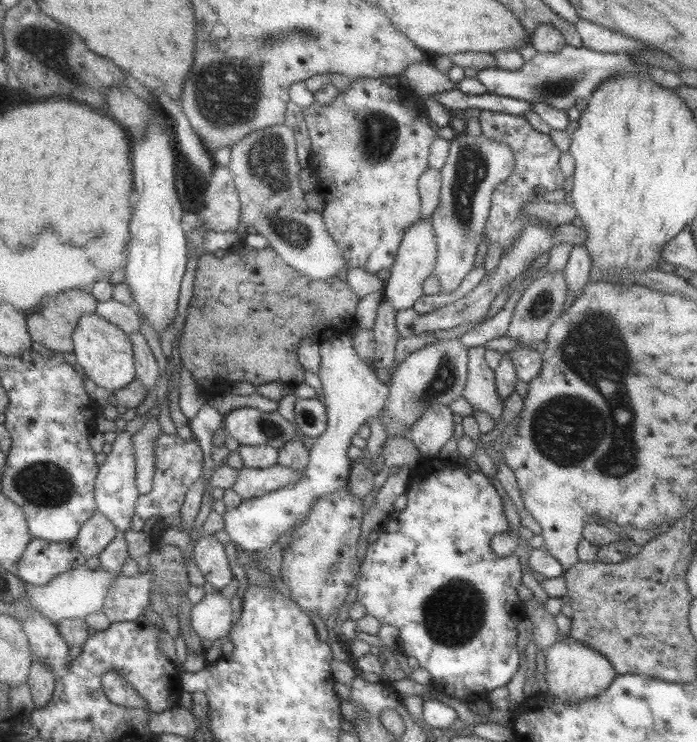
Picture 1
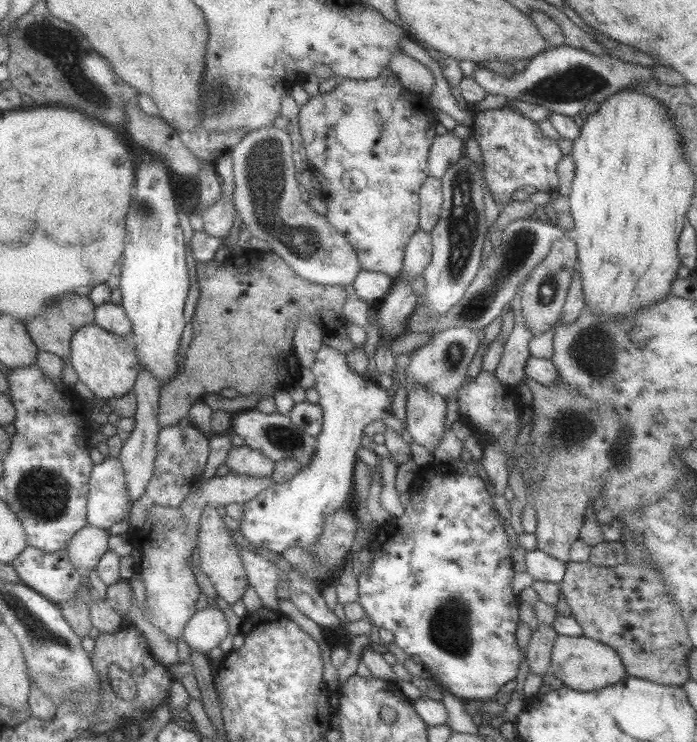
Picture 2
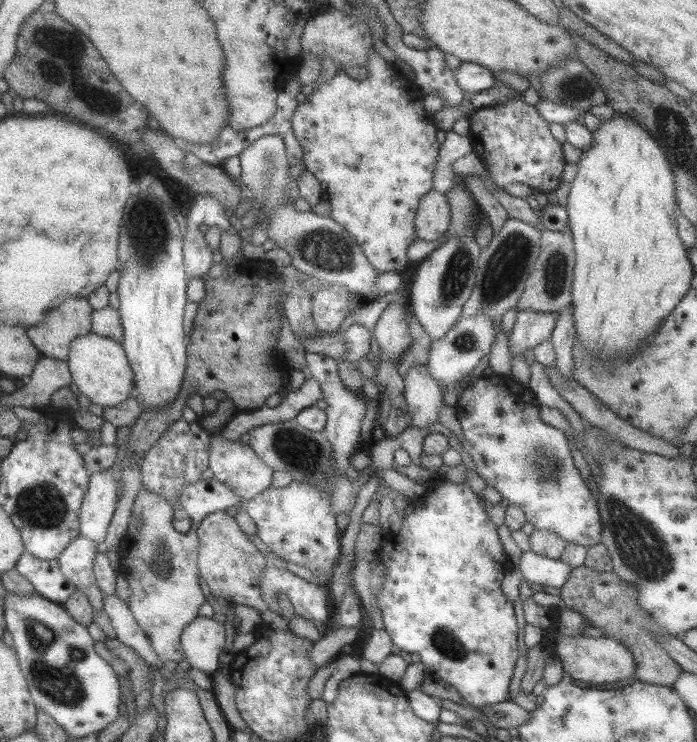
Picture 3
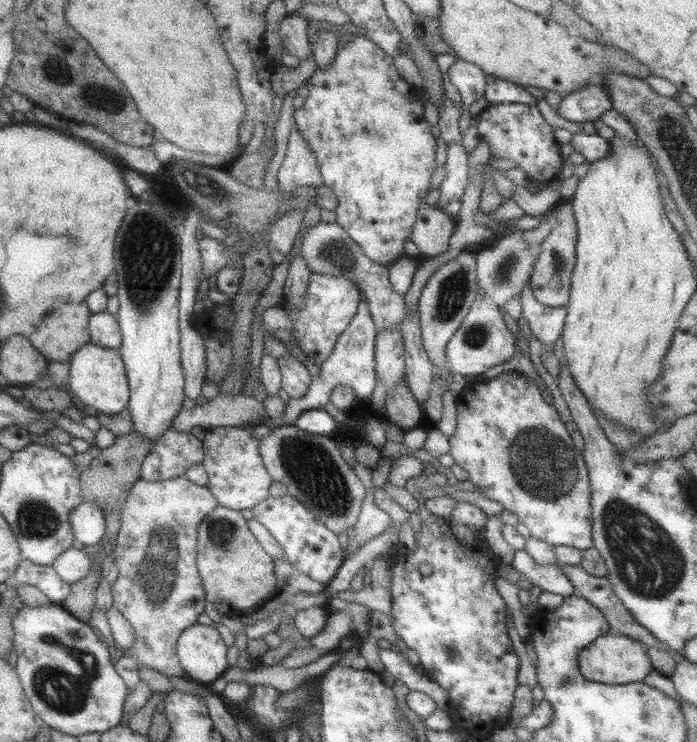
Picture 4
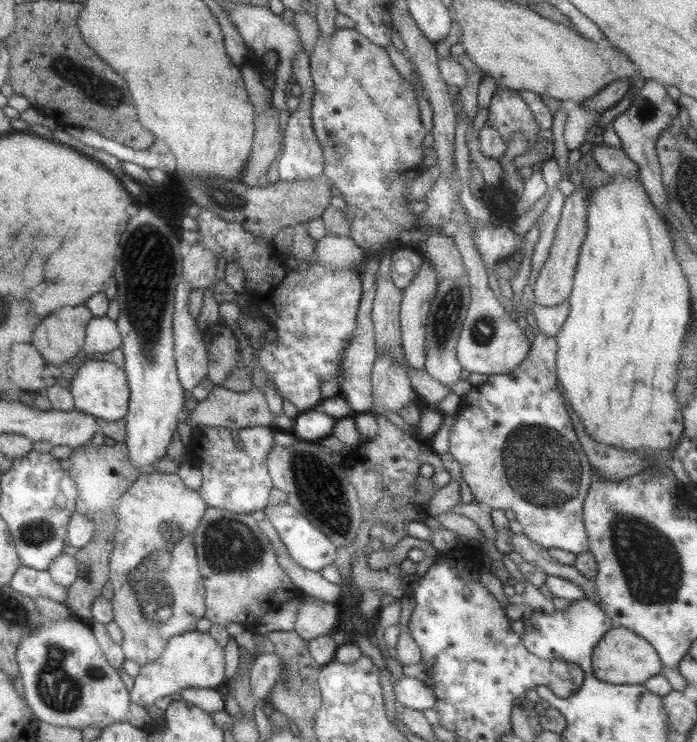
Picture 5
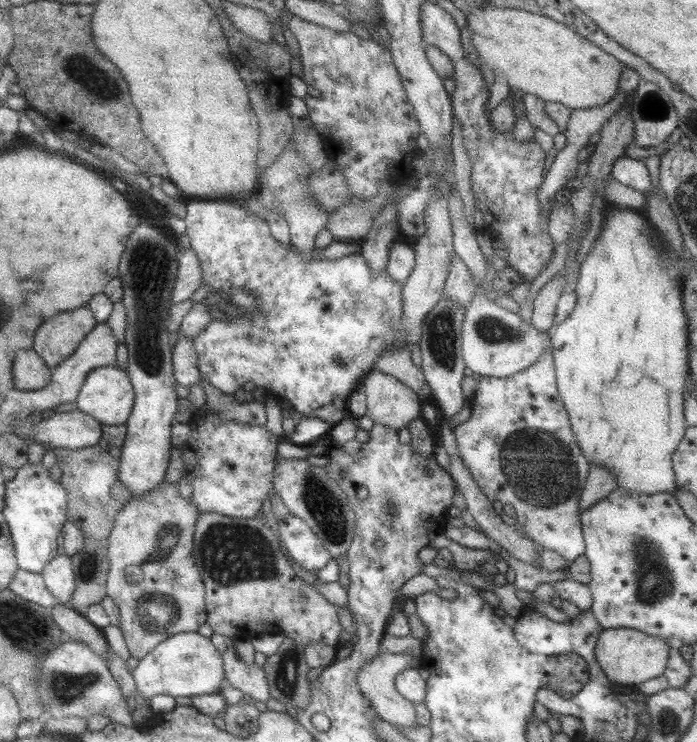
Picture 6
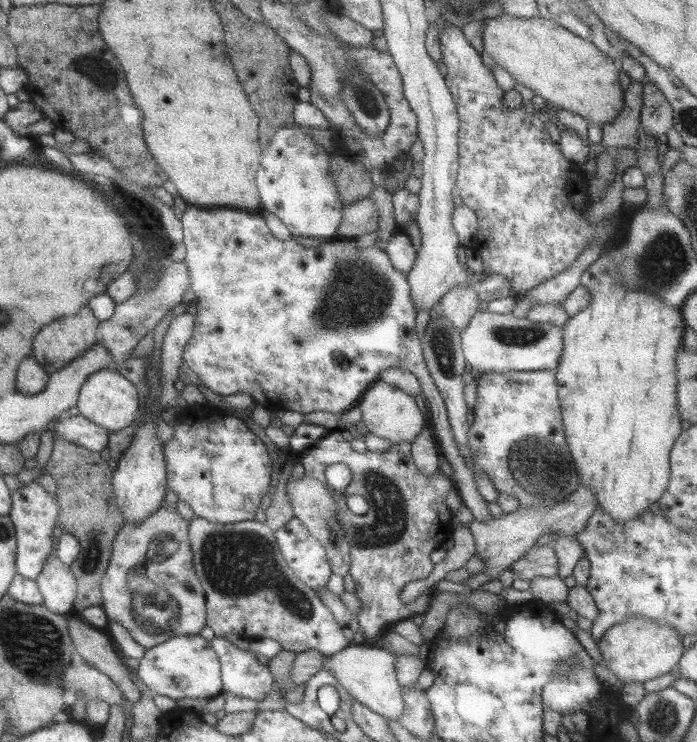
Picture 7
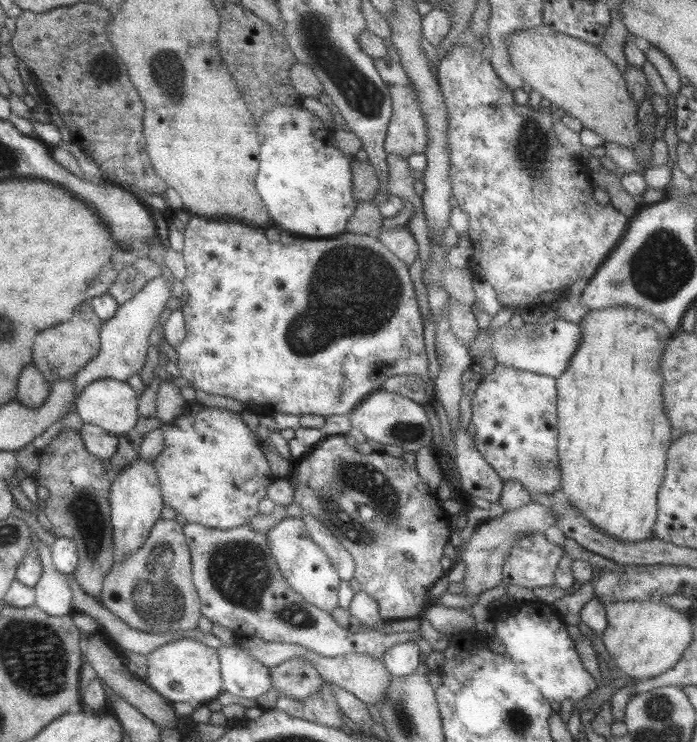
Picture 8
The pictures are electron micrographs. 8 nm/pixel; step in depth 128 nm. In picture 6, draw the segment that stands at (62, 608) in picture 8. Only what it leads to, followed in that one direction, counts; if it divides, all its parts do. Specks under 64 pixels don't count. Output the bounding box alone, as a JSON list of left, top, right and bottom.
[40,555,75,605]

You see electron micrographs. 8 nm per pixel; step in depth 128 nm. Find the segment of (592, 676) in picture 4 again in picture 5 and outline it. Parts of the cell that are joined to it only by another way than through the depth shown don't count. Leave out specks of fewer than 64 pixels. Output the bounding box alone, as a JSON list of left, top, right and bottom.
[591,628,662,685]

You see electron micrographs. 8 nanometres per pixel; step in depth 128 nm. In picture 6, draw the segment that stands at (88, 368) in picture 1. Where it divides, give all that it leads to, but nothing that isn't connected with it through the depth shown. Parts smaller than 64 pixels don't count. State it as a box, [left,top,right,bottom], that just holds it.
[75,366,133,426]

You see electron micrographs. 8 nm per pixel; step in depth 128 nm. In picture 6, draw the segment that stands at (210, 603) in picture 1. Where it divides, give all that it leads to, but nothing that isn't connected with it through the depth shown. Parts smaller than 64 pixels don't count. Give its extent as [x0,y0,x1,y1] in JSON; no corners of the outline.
[131,632,224,699]

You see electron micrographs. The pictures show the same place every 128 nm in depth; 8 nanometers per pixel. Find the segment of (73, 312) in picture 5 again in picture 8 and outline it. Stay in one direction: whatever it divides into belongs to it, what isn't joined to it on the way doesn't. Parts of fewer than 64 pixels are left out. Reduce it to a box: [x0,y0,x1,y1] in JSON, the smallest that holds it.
[32,304,102,384]

